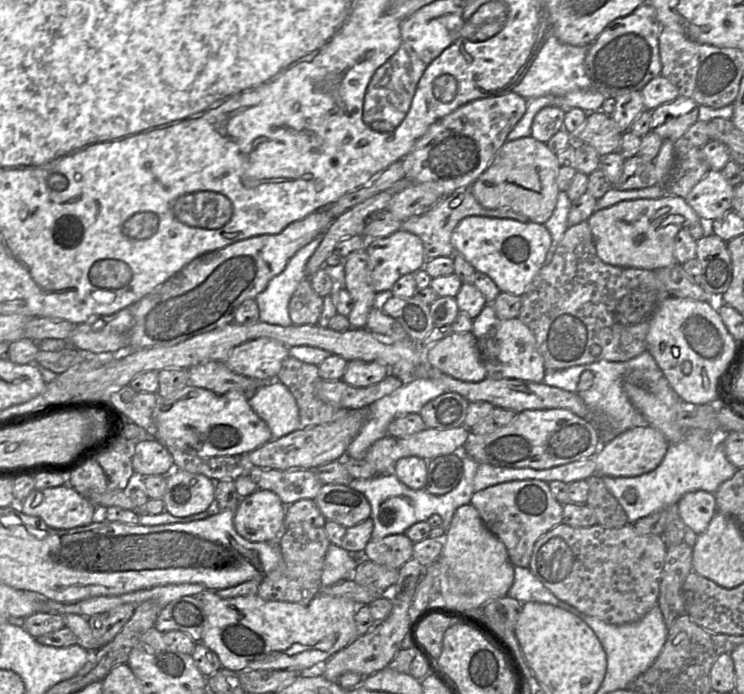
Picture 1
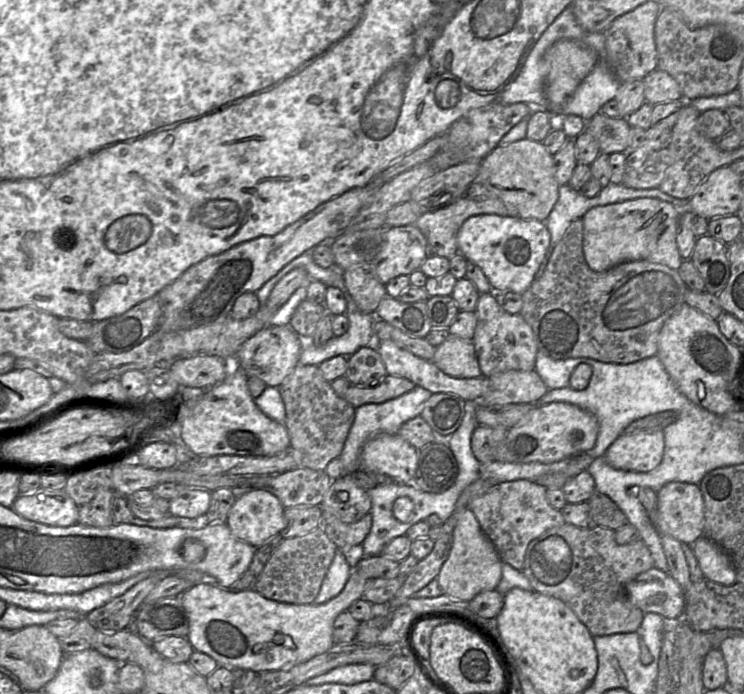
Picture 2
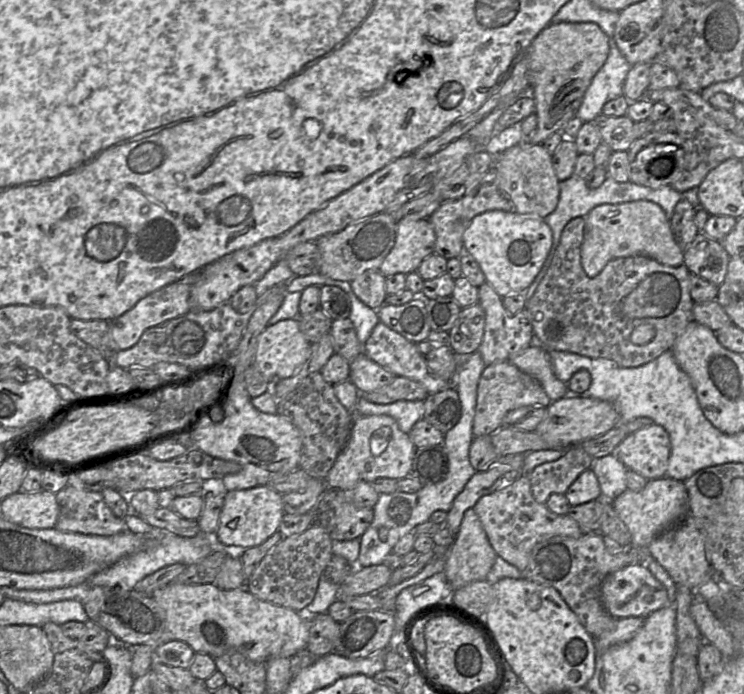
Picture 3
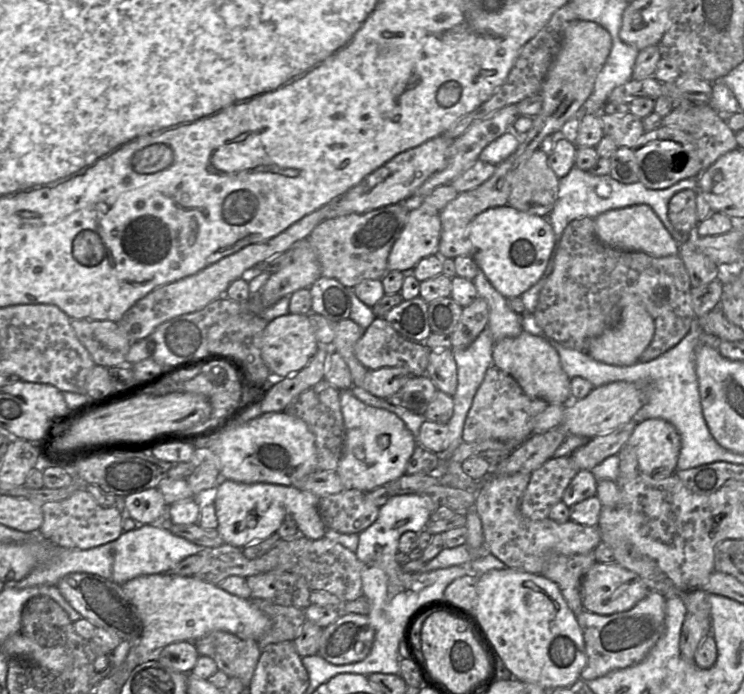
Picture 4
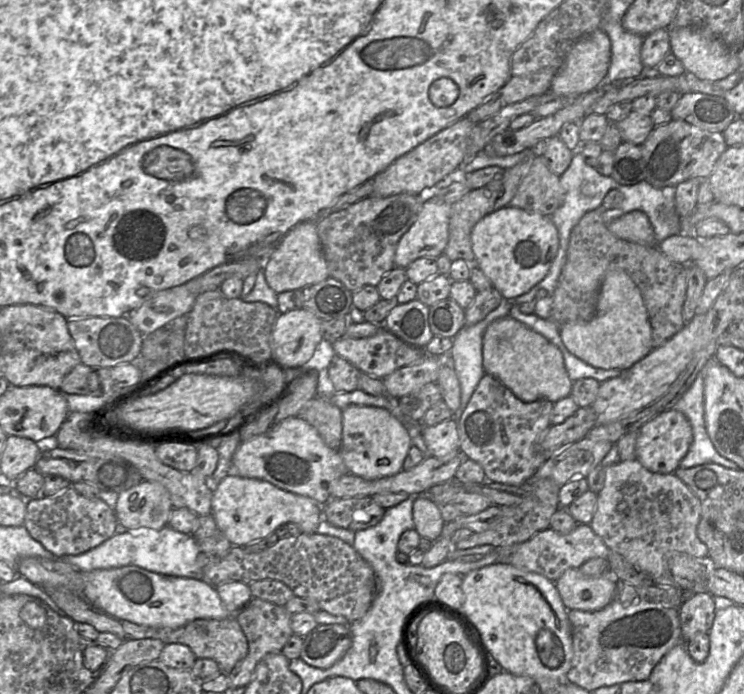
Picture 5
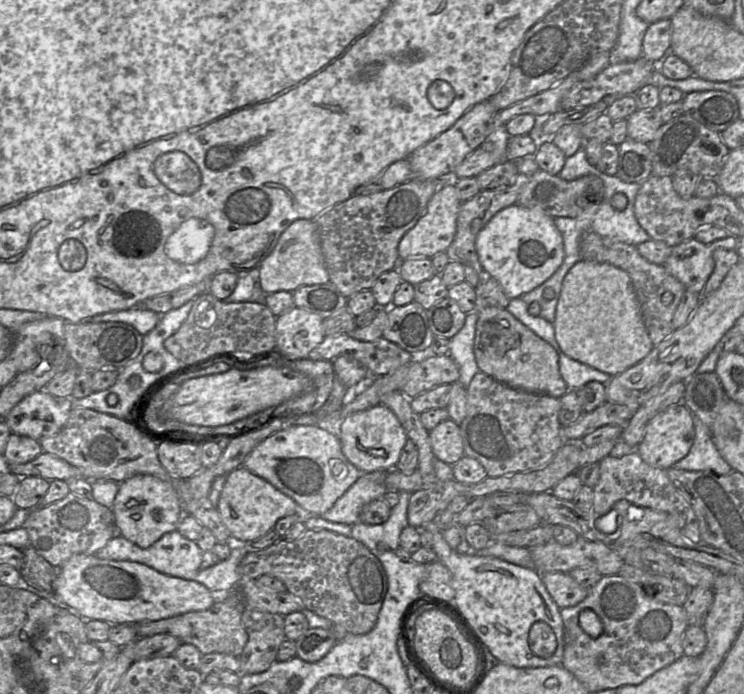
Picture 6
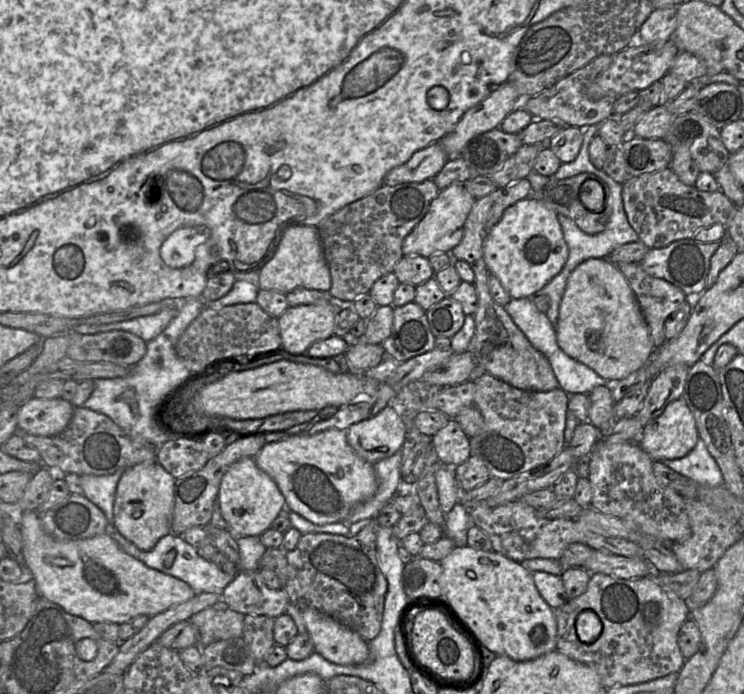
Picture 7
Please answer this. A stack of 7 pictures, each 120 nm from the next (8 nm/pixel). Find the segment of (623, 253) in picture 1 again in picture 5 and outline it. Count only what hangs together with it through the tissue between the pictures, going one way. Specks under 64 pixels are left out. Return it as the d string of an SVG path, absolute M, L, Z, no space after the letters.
M634 210L607 225L610 233L619 239L645 246L656 244L653 227L644 212Z

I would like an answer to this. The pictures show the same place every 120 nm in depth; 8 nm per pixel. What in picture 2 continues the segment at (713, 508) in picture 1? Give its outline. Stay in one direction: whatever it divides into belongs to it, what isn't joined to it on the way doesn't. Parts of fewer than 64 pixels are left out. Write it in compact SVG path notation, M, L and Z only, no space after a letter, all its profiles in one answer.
M670 482L657 495L655 528L682 544L692 545L704 532L704 501L696 484Z

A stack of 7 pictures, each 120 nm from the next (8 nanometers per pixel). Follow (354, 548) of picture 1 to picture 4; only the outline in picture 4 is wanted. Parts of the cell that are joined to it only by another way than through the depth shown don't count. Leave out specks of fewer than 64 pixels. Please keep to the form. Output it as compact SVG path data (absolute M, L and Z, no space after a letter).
M344 489L339 493L320 497L318 511L327 529L344 534L359 534L377 519L379 507L368 498L366 492Z

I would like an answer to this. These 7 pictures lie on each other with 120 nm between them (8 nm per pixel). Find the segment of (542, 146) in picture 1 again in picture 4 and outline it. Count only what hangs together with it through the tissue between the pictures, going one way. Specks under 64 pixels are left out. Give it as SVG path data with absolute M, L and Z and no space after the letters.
M537 149L512 175L508 205L521 212L547 217L559 191L559 178L550 168L548 155Z

